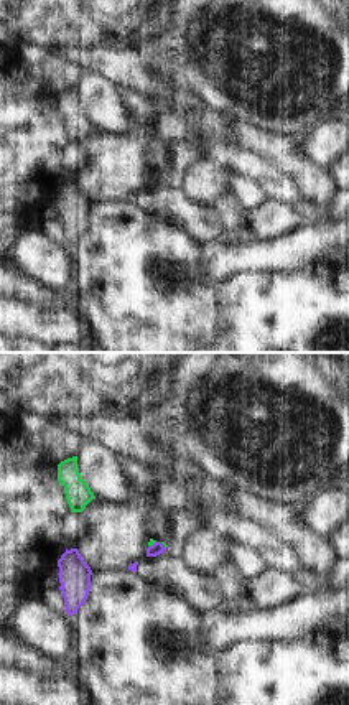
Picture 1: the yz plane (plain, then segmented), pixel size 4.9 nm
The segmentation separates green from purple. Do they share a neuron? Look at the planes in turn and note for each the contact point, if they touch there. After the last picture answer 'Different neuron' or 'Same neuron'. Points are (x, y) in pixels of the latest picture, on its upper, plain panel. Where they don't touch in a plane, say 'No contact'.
Touches green at (152, 175).

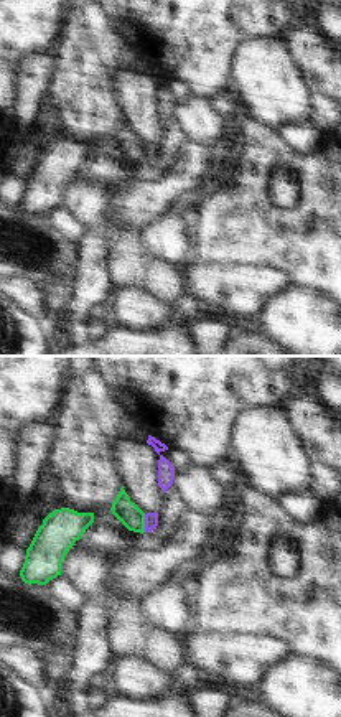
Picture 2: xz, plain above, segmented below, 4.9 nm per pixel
Touches green at (144, 154).

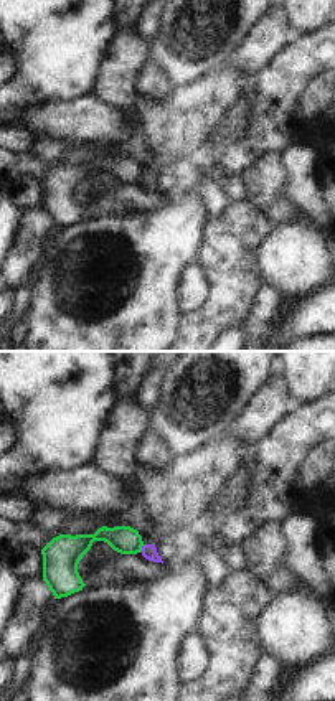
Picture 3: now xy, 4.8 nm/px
Touches green at (141, 178).

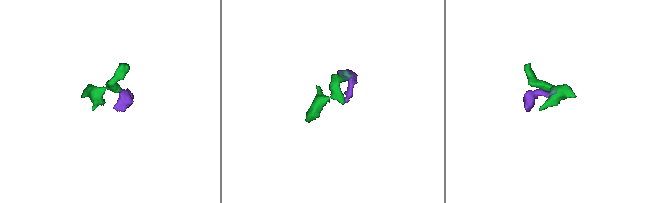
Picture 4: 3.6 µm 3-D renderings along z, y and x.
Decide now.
Different neuron.

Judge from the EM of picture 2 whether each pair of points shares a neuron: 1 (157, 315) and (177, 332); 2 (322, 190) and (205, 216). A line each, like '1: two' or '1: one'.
1: two
2: one

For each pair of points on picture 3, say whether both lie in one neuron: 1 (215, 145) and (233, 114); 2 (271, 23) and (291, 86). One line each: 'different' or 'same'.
1: same
2: different

